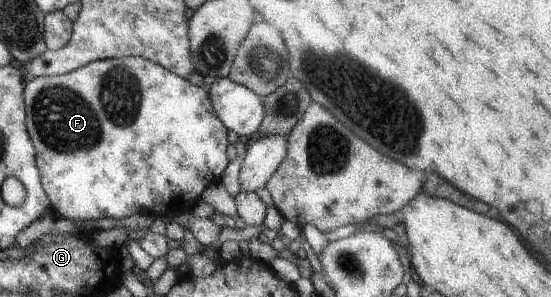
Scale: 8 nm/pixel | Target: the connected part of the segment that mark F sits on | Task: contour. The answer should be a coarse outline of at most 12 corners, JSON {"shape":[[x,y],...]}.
{"shape":[[140,56],[25,82],[66,219],[190,213],[228,165],[204,88]]}

